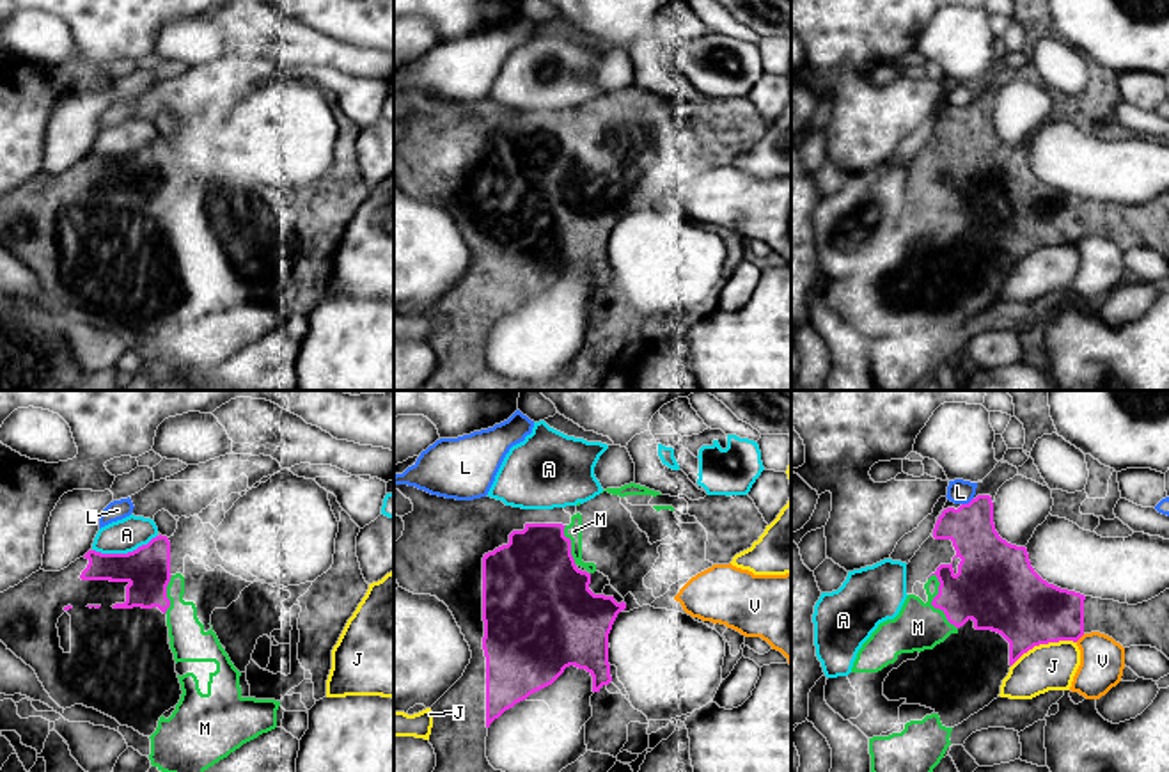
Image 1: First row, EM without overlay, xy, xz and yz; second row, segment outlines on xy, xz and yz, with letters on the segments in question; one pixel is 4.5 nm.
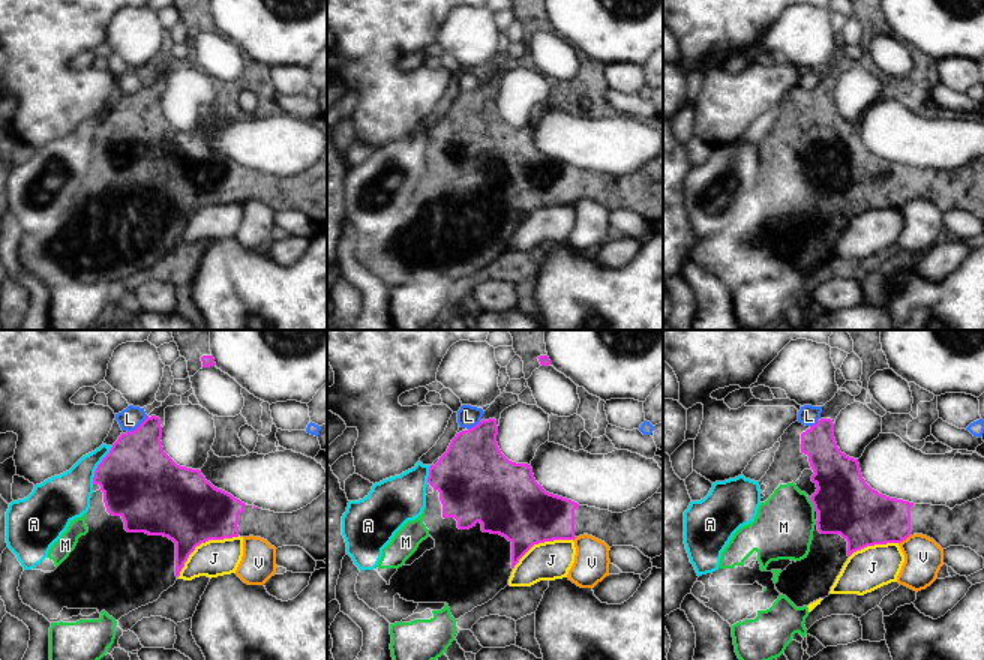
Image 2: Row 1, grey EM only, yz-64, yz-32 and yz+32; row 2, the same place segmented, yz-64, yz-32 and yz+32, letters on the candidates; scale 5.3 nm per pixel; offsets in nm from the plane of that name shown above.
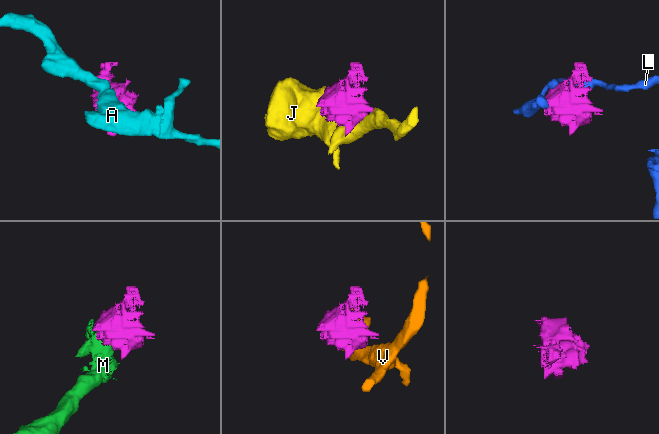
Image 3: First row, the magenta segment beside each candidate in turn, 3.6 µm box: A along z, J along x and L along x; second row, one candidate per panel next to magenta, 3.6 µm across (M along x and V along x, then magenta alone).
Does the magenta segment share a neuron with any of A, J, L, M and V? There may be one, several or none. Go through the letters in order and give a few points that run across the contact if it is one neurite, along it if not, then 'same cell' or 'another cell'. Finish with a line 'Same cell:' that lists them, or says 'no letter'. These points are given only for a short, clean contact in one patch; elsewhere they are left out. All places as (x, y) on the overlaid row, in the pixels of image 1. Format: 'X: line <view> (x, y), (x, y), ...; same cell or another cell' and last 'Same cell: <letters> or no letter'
A: another cell
J: another cell
L: another cell
M: line yz (932, 574), (939, 582), (939, 593), (932, 604), (957, 629); another cell
V: line yz (1084, 634), (1075, 641); another cell
Same cell: no letter

